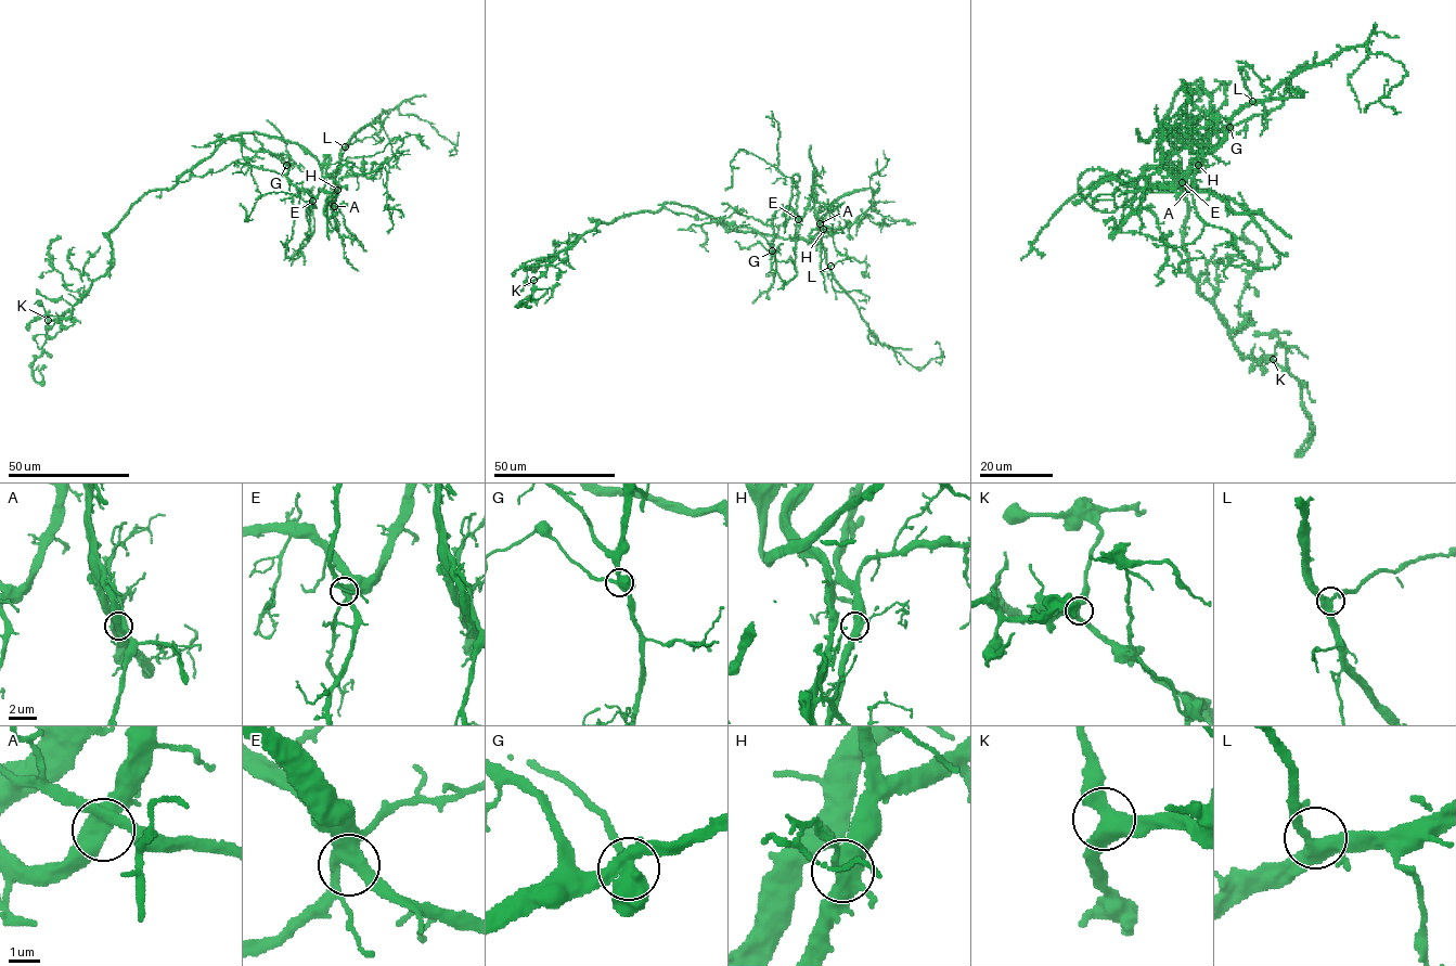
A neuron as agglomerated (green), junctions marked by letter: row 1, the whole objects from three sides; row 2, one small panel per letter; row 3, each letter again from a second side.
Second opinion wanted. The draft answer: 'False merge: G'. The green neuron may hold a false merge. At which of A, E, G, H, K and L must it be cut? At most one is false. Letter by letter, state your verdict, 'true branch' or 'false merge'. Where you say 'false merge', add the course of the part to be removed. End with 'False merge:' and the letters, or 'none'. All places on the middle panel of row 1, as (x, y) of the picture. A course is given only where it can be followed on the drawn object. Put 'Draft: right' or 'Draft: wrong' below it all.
A: true branch
E: true branch
G: false merge | (772, 250), (758, 242), (741, 247), (735, 241)
H: true branch
K: true branch
L: true branch
False merge: G
Draft: right

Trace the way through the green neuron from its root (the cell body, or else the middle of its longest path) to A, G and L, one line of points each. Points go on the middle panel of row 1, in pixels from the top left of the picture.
A: (741, 231), (811, 241), (819, 231), (817, 217), (820, 223)
G: (741, 231), (731, 231), (726, 226), (756, 229), (772, 250)
L: (741, 231), (811, 241), (819, 231), (817, 217), (823, 229), (821, 244), (830, 266)

